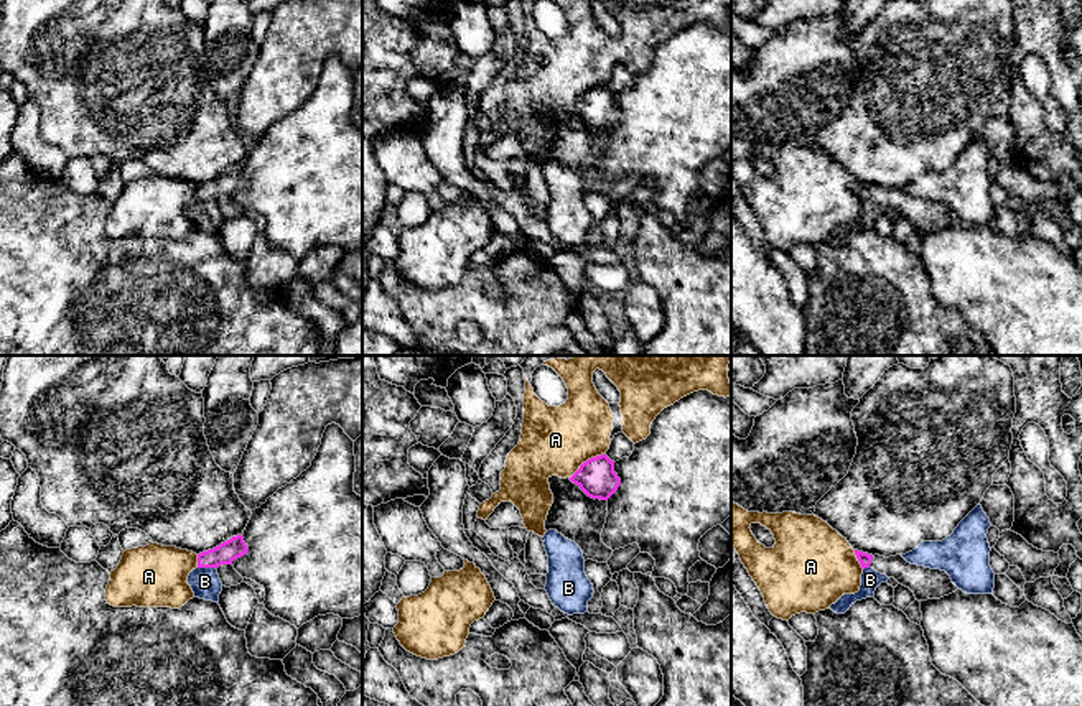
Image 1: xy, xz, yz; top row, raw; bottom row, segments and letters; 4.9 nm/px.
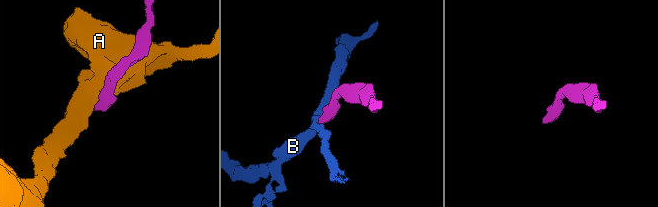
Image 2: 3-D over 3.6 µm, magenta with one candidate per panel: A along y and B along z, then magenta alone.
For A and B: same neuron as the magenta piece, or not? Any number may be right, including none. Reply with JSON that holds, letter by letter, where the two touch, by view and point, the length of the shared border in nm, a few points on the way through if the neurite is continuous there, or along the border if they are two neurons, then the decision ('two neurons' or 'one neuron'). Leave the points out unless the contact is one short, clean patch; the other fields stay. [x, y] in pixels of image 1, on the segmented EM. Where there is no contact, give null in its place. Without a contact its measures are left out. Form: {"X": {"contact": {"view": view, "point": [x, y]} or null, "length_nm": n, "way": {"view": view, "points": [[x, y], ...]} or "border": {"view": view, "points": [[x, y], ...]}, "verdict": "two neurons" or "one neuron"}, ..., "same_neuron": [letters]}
{"A": {"contact": {"view": "xz", "point": [588, 459]}, "length_nm": 220, "verdict": "two neurons"}, "B": {"contact": {"view": "xy", "point": [206, 566]}, "length_nm": 90, "border": {"view": "xy", "points": [[198, 566], [214, 568]]}, "verdict": "two neurons"}, "same_neuron": []}

